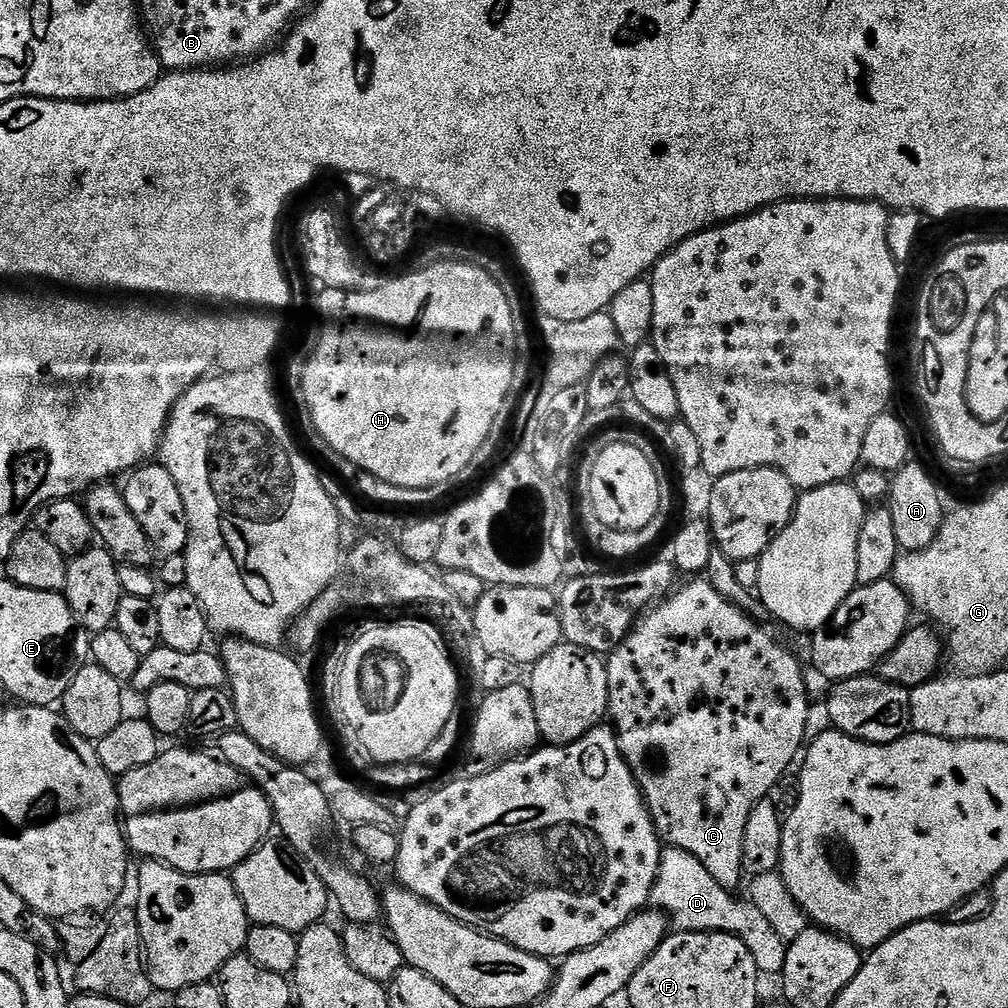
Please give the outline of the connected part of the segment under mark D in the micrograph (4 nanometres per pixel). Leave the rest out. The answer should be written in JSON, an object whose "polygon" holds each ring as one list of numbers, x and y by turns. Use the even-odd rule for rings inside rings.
{"polygon":[[665,847,660,853,660,869,656,875,656,885,652,888,651,903,668,917,681,932,725,932,737,936,754,954,754,962,761,974,783,973,786,966,788,944,780,937,778,930,770,926,770,921,747,899,739,900,736,894,723,888,690,854,681,848]]}

